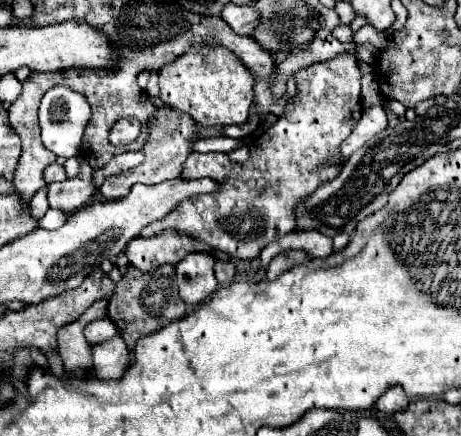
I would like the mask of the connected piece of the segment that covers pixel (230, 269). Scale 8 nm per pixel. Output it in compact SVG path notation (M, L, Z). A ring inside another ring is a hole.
M216 260L214 272L216 272L218 284L224 286L224 284L230 284L230 282L234 280L234 276L236 276L236 266L234 266L232 260L226 260L226 262L224 262L224 260Z

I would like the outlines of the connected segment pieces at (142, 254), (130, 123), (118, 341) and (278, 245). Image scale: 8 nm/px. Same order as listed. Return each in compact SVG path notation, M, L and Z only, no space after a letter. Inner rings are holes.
M162 232L162 236L134 238L126 246L126 256L130 264L142 272L152 272L158 264L178 264L190 252L212 252L208 244L182 236L178 232Z
M122 118L114 124L109 140L112 145L127 145L137 139L140 133L140 122L136 118Z
M116 334L114 338L110 338L102 344L94 344L92 346L94 370L98 372L98 376L102 376L106 380L118 378L118 376L122 376L122 372L126 370L126 364L130 362L128 354L130 354L128 346L120 334Z
M300 230L288 232L286 236L276 238L272 244L268 244L262 250L262 254L260 254L262 266L266 268L266 264L276 254L286 252L286 250L304 250L304 252L308 252L314 258L324 258L324 256L332 254L332 238L322 236L320 232L300 232Z

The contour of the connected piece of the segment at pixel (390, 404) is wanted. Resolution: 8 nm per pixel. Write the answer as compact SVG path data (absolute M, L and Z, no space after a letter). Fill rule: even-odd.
M392 386L386 394L380 396L380 400L376 402L376 408L380 412L398 412L398 410L406 410L408 408L408 396L404 392L404 388L400 386Z

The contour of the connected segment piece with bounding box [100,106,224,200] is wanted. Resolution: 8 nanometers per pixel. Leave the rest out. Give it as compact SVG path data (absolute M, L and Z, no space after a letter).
M158 106L154 110L154 116L148 120L148 128L150 128L150 136L142 148L144 152L144 162L132 170L120 172L116 176L110 176L104 180L104 184L100 186L100 192L106 200L116 200L122 198L124 194L130 192L130 186L134 182L142 182L142 184L156 184L162 180L170 180L170 178L178 178L182 174L182 166L186 162L186 158L192 154L192 144L196 140L202 138L210 138L210 136L224 136L224 128L222 126L198 126L192 116L186 116L186 112L178 112L176 108L168 108L168 106Z

